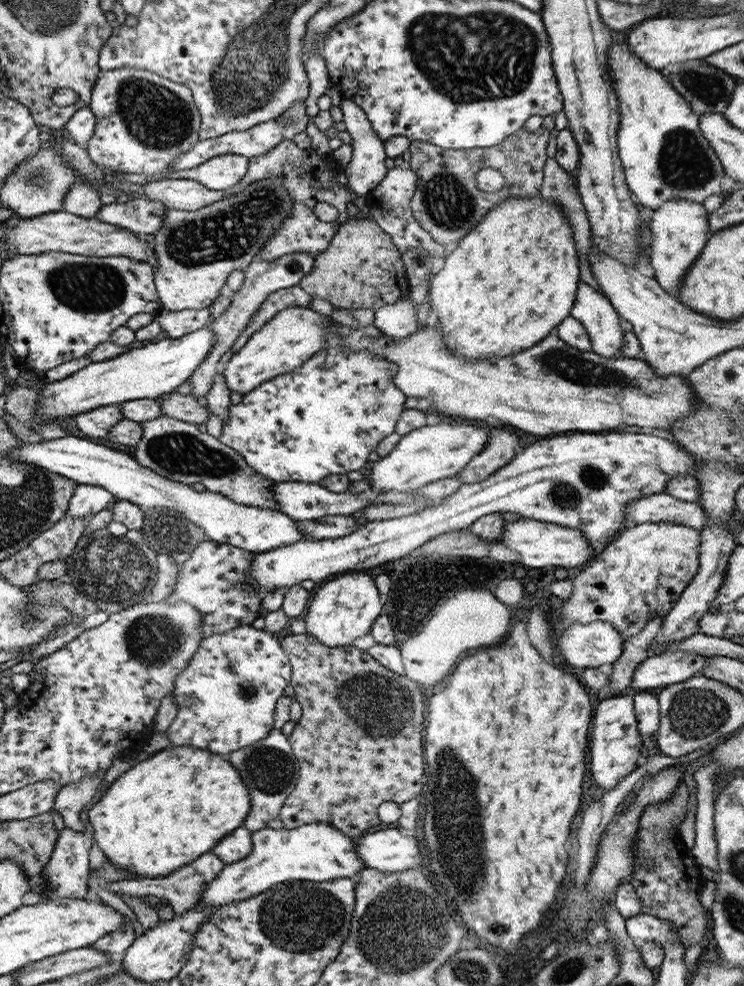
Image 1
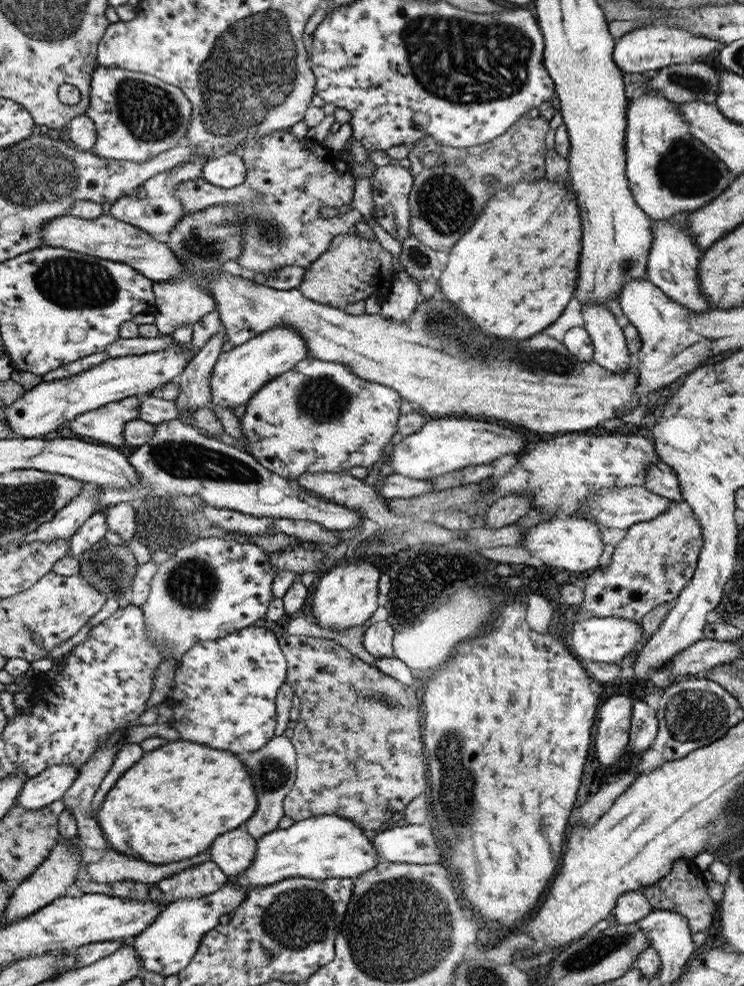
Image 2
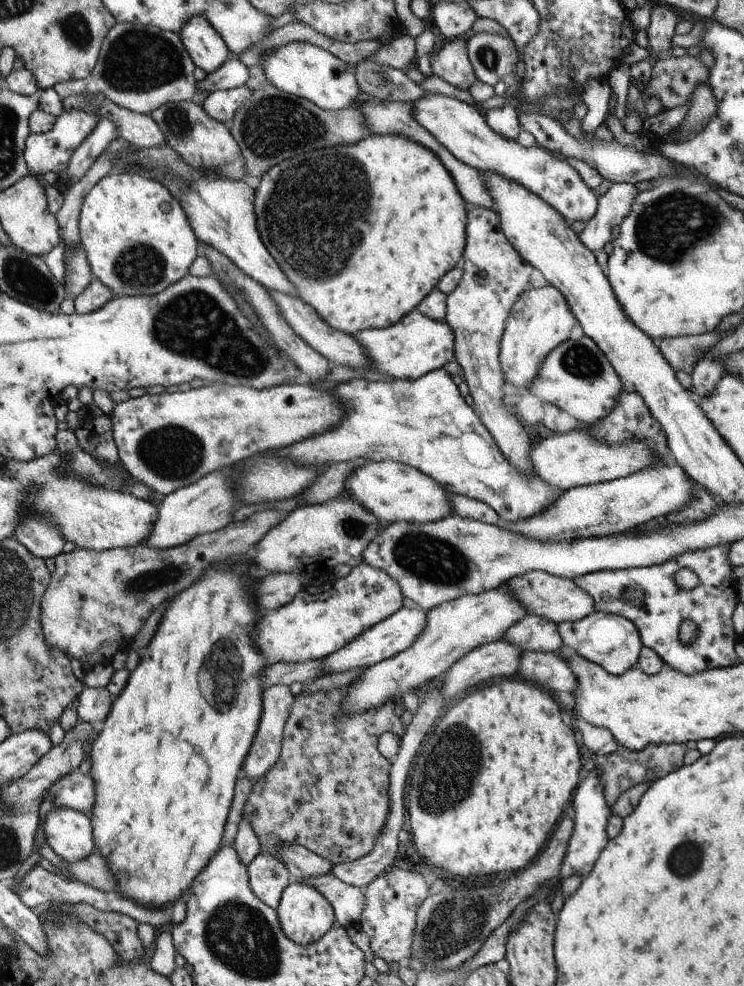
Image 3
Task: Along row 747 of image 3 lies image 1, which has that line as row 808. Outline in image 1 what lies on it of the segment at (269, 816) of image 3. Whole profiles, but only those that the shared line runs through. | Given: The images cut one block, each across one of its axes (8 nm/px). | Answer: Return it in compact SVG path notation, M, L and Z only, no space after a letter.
M289 634L283 639L283 646L286 649L287 657L291 658L293 676L291 681L291 695L294 700L300 703L302 708L302 718L296 723L296 727L290 736L292 736L292 744L296 744L296 756L300 756L300 784L296 783L296 792L292 792L292 796L288 796L288 804L283 804L282 814L278 818L283 822L284 829L292 830L299 826L324 822L336 825L343 833L353 838L362 838L364 830L378 826L381 823L378 818L378 806L384 802L394 802L402 804L408 800L417 799L423 796L425 789L426 768L424 758L424 732L426 726L426 708L419 684L413 682L408 676L399 676L383 665L380 665L369 653L360 652L354 645L344 645L342 647L330 647L324 645L315 636L308 634Z

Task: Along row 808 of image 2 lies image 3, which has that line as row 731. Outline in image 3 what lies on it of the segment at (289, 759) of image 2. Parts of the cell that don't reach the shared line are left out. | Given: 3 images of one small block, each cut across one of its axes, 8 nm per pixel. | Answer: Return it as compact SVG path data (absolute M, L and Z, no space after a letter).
M274 685L263 690L261 694L262 712L260 722L258 723L258 730L254 735L250 750L243 762L247 778L255 781L261 779L278 762L280 753L282 752L283 730L290 716L295 697L291 691L291 687L288 685Z

